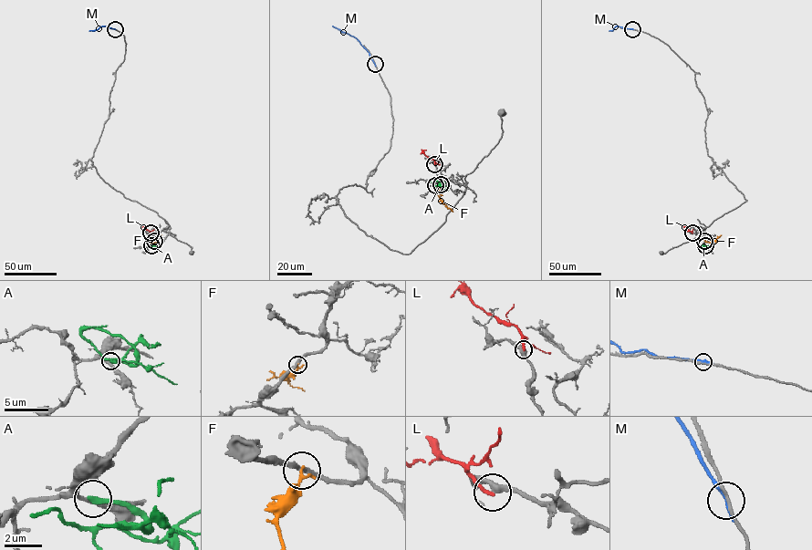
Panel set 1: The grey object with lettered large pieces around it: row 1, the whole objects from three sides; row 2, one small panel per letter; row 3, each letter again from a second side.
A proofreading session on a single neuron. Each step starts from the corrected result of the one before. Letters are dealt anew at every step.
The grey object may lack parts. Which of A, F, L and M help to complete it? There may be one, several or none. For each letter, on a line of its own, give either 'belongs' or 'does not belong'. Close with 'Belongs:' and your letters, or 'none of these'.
A: does not belong
F: does not belong
L: does not belong
M: does not belong
Belongs: none of these

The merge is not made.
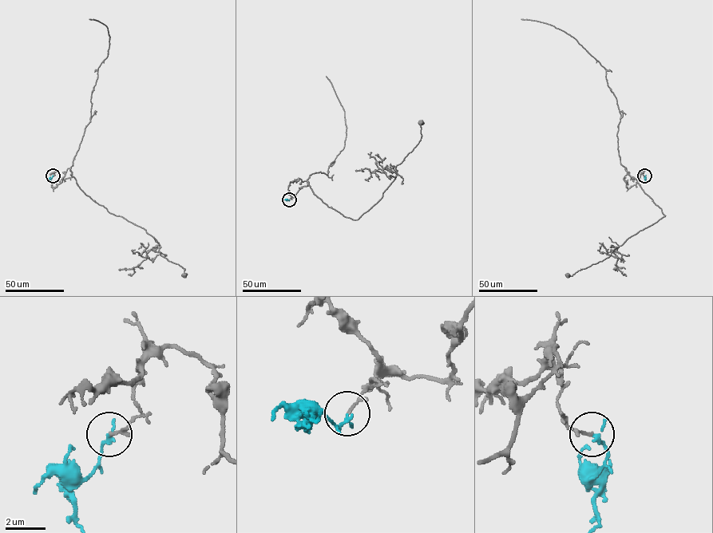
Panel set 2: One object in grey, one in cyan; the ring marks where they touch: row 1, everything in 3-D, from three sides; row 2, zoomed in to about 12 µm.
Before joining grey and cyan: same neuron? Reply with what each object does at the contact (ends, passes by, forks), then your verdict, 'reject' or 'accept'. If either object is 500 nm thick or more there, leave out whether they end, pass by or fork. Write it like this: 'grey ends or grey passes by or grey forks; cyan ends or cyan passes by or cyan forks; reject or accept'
grey passes by; cyan ends; accept

